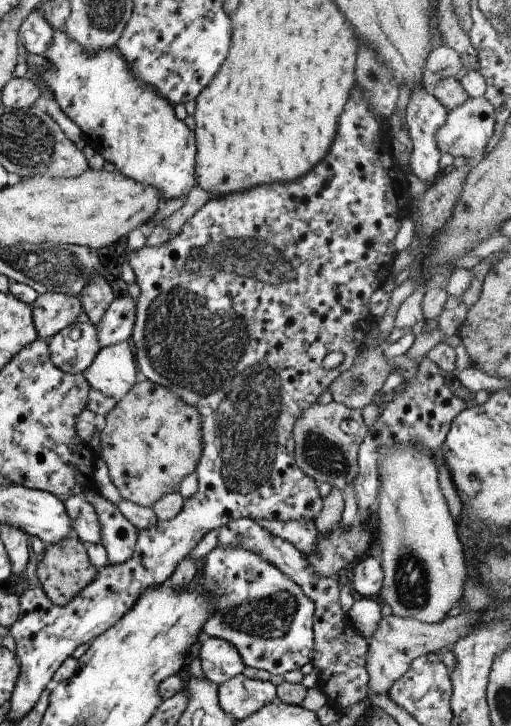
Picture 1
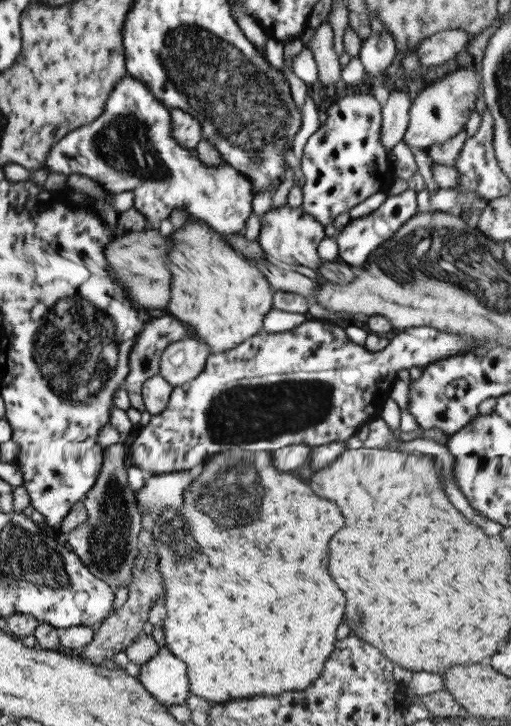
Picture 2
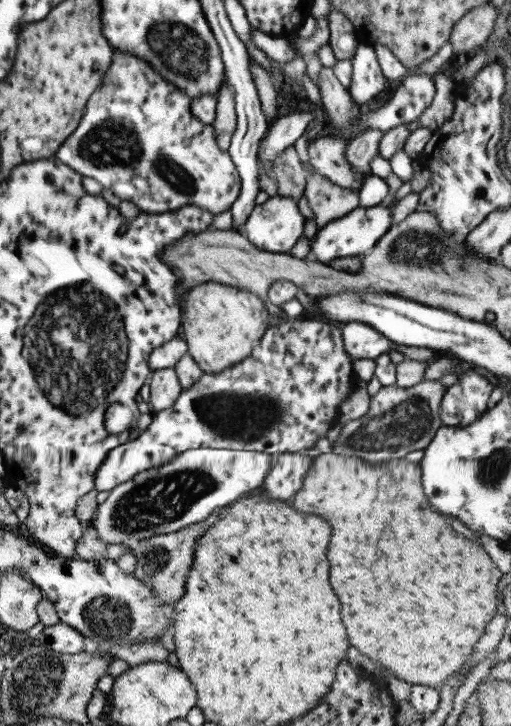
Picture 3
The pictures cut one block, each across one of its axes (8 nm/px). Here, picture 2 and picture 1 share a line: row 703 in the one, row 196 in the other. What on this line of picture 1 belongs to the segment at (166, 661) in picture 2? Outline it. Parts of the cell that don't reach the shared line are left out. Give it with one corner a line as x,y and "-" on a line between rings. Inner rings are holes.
53,30
51,45
49,49
43,54
44,58
48,61
48,66
43,68
34,68
36,74
35,78
32,75
28,75
33,80
42,79
43,83
49,88
52,93
53,99
63,114
65,114
79,129
82,137
86,143
92,147
95,153
101,155
104,161
110,162
115,169
126,178
137,182
145,187
153,188
156,194
160,197
161,202
165,202
173,198
183,199
190,191
191,188
196,186
195,181
195,154
196,147
194,146
194,132
189,131
182,121
177,120
174,114
174,108
171,107
164,99
161,99
154,91
151,91
148,87
138,84
134,77
130,74
130,71
125,67
124,61
120,58
118,51
113,47
98,51
95,55
89,55
85,53
76,43
73,43
69,37
66,36
63,30

